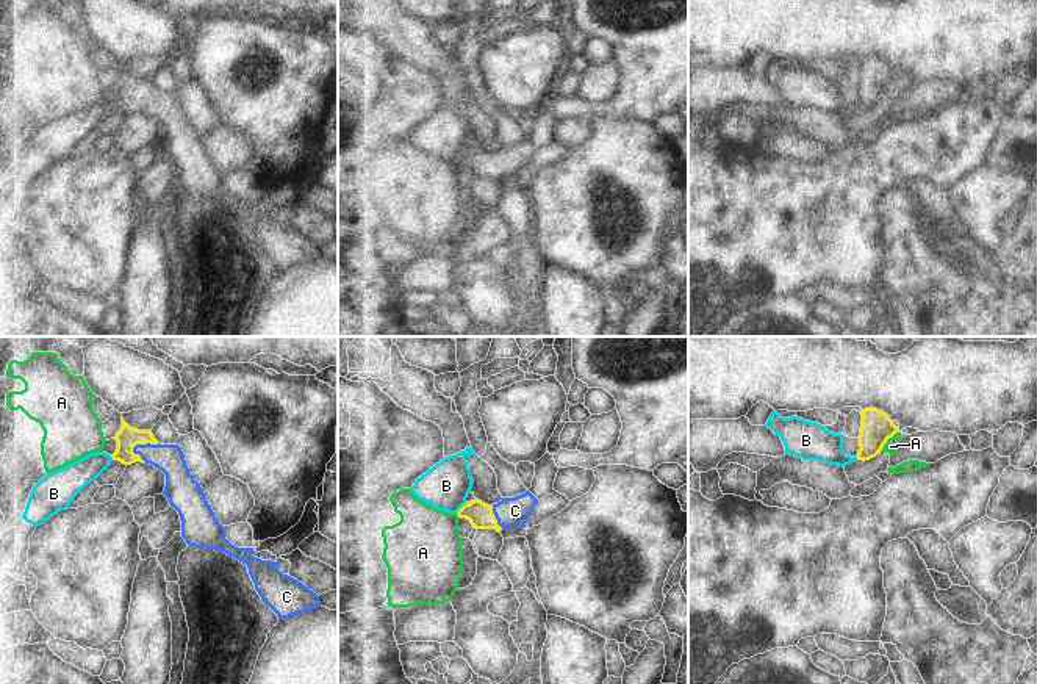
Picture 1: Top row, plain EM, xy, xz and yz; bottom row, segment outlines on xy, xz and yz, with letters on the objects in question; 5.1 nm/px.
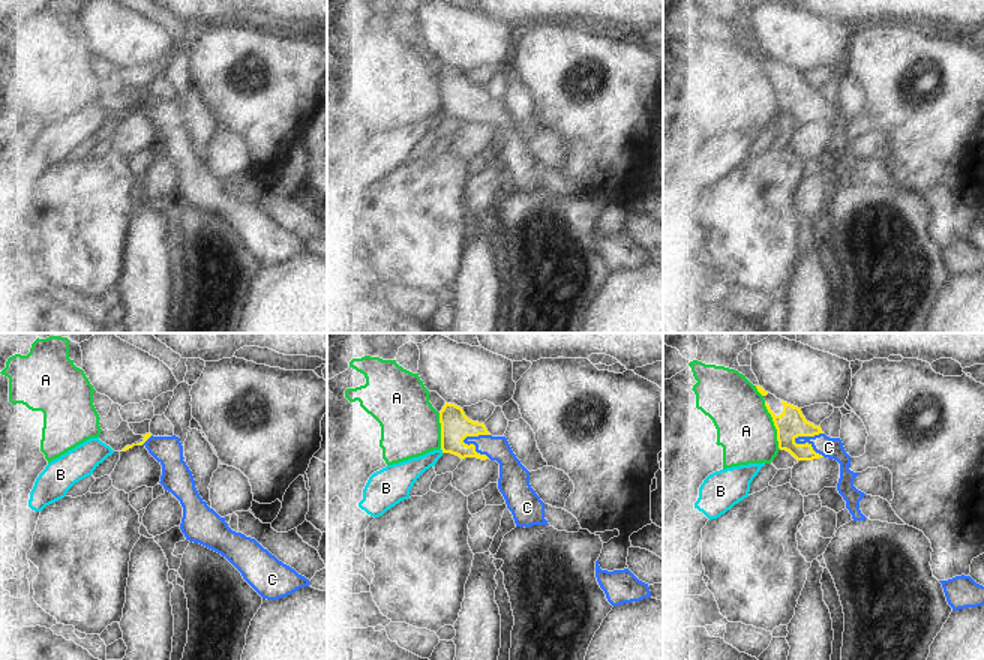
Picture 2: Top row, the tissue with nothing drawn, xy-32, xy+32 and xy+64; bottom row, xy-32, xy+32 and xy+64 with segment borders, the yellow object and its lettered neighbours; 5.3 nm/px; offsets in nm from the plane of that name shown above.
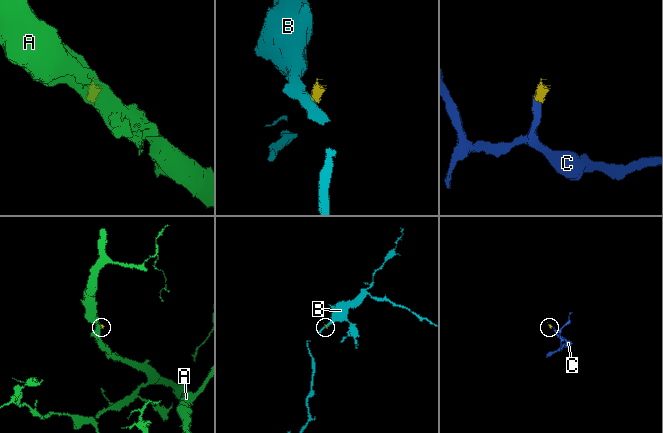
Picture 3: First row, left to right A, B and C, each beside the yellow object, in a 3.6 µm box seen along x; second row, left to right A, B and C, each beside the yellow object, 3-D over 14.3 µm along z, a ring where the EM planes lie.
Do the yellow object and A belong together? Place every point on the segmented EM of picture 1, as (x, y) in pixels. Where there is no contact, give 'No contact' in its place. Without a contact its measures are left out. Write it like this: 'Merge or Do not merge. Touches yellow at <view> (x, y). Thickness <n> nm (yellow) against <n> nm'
Do not merge. Touches yellow at yz (887, 439). Thickness 160 nm (yellow) against 70 nm.

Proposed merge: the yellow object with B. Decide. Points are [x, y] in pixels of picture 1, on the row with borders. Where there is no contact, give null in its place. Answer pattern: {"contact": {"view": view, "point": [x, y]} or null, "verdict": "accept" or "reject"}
{"contact": {"view": "xz", "point": [460, 509]}, "verdict": "reject"}

